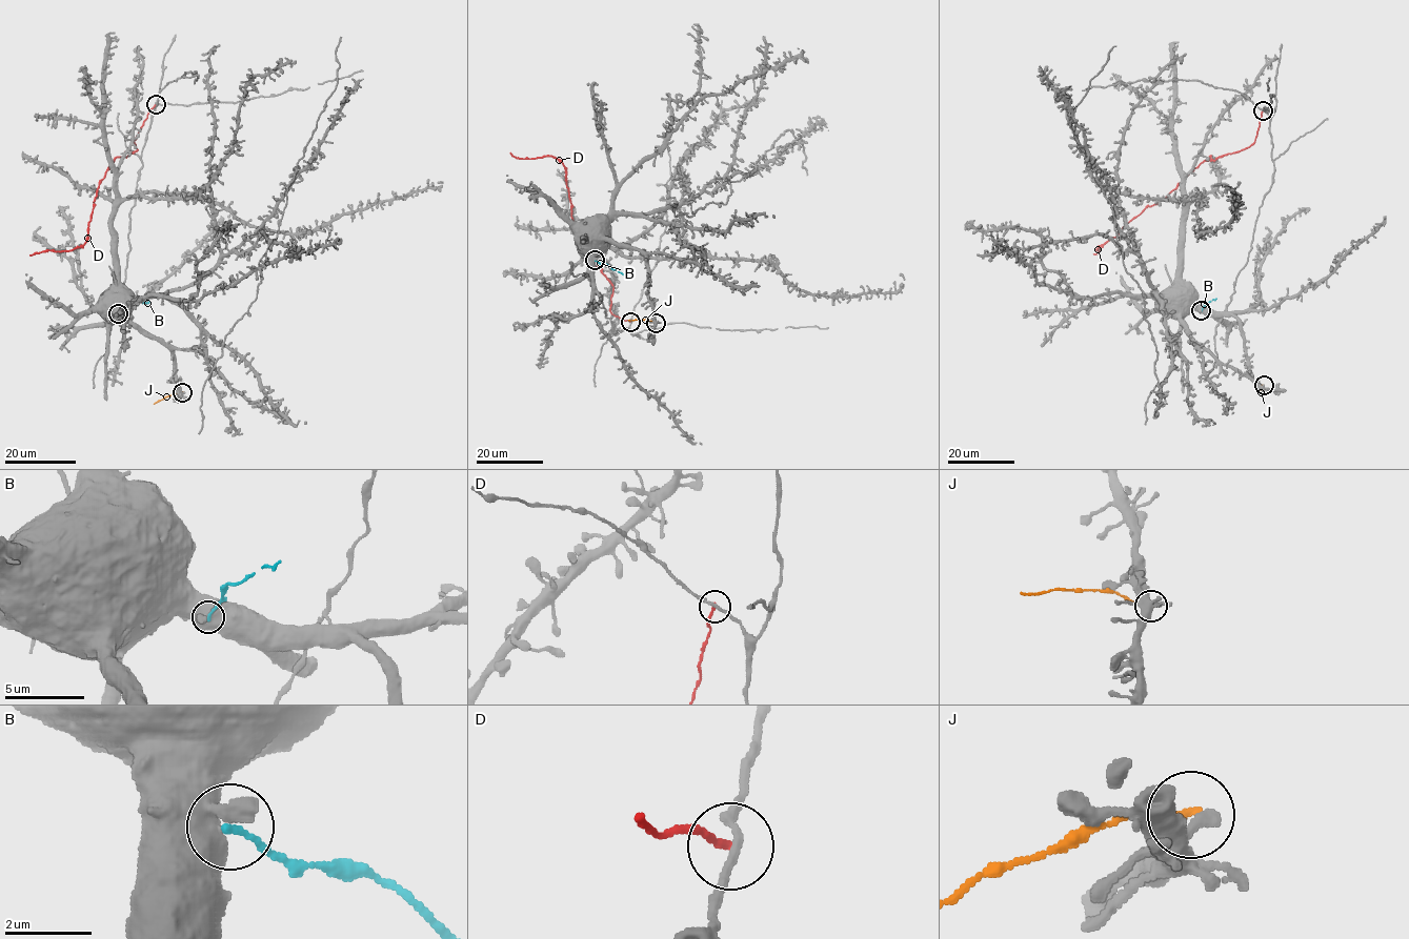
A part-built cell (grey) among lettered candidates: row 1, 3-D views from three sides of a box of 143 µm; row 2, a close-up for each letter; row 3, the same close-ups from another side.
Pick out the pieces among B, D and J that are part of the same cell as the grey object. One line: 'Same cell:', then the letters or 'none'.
Same cell: none

